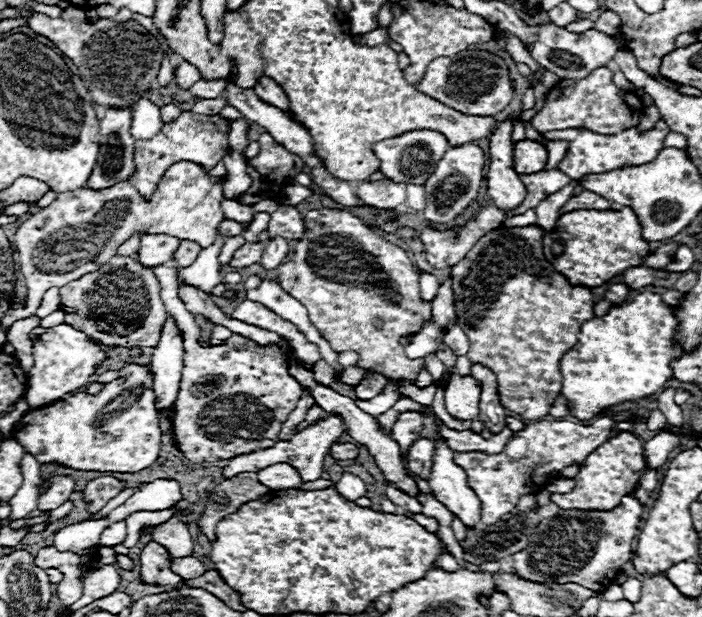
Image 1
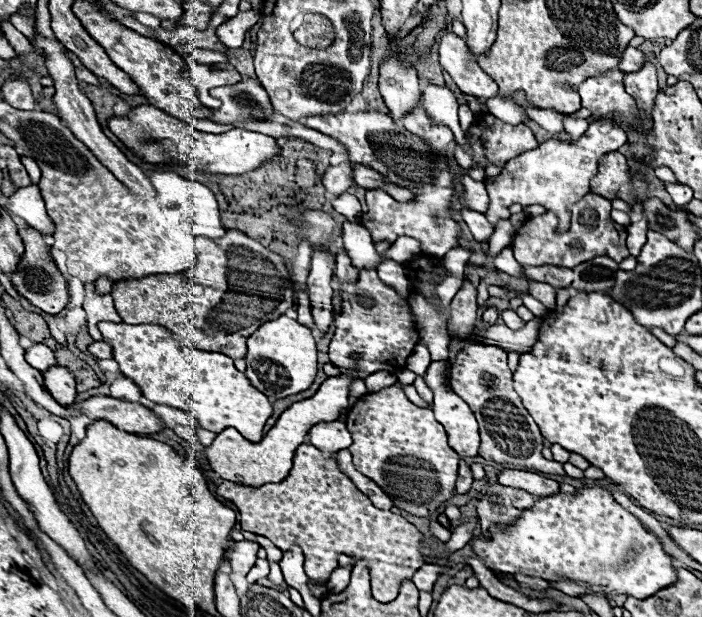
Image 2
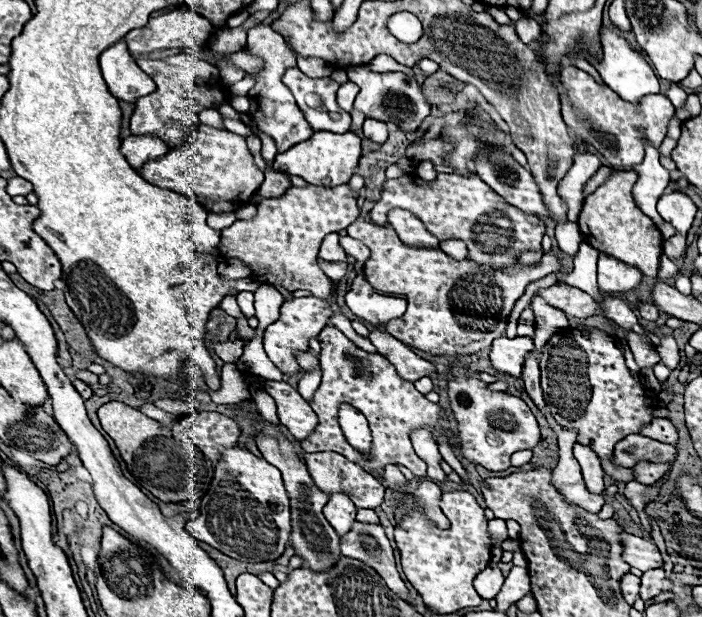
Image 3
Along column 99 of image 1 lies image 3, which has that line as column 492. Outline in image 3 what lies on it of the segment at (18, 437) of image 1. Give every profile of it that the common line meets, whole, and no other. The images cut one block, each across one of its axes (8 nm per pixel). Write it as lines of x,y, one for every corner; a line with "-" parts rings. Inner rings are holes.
454,366
448,374
448,398
452,404
454,418
458,422
458,438
456,452
466,460
484,466
486,470
500,472
510,466
510,456
518,450
534,450
540,444
540,430
534,414
526,406
524,400
512,394
490,392
476,376
478,372
470,372

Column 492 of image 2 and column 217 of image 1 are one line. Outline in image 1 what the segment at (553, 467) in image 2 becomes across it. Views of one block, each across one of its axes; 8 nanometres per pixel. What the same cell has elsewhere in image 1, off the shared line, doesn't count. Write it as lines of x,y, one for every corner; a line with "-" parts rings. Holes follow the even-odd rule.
164,264
160,268
154,268
154,276
160,282
160,296
166,306
166,312
176,320
176,326
182,332
182,340
184,340
184,376
180,382
180,394
174,414
174,432
176,438
180,440
182,454
190,462
202,464
202,462
230,460
232,456
250,454
260,448
272,448
278,442
282,424
286,422
286,418
296,408
302,396
302,386
296,382
294,376
288,374
288,356
278,346
258,346
256,342
240,334
232,334
222,346
214,346
214,350
204,350
198,344
200,332
194,322
194,316
184,308
184,302
178,296
176,268
-
248,368
260,368
264,376
256,380
256,376
248,376

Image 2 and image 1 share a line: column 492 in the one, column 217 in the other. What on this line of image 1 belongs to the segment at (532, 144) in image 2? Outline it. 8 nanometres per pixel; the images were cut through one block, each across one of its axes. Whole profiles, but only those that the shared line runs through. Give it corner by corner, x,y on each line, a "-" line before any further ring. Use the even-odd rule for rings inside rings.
182,112
174,122
164,124
162,130
154,138
136,140
136,144
134,144
134,148
136,148
136,156
134,156
136,172
130,176
128,182
136,184
140,194
144,198
148,198
148,196
152,196
156,182
160,180
160,176
164,176
164,172
170,164
176,164
180,160
188,160
188,162
200,164
208,172
230,152
228,132
230,132
230,122
222,116

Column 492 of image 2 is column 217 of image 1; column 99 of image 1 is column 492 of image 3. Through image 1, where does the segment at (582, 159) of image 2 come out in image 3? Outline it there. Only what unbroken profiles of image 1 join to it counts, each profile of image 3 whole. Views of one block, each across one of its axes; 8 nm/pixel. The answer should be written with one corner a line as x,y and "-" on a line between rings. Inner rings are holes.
406,174
394,180
386,180
384,190
380,200
374,204
370,218
376,226
388,226
388,212
400,208
400,210
408,210
412,212
416,218
422,220
422,224
428,228
430,234
434,234
438,240
462,240
468,246
468,258
476,264
486,264
494,270
502,270
510,264
518,262
518,254
526,252
526,250
542,250
540,242
544,236
544,224
532,216
526,214
514,206
510,206
502,196
498,196
496,192
492,192
492,188
488,188
488,184
484,184
478,176
460,176
460,174
438,174
438,178
434,182
424,182
422,178
414,176
414,174

